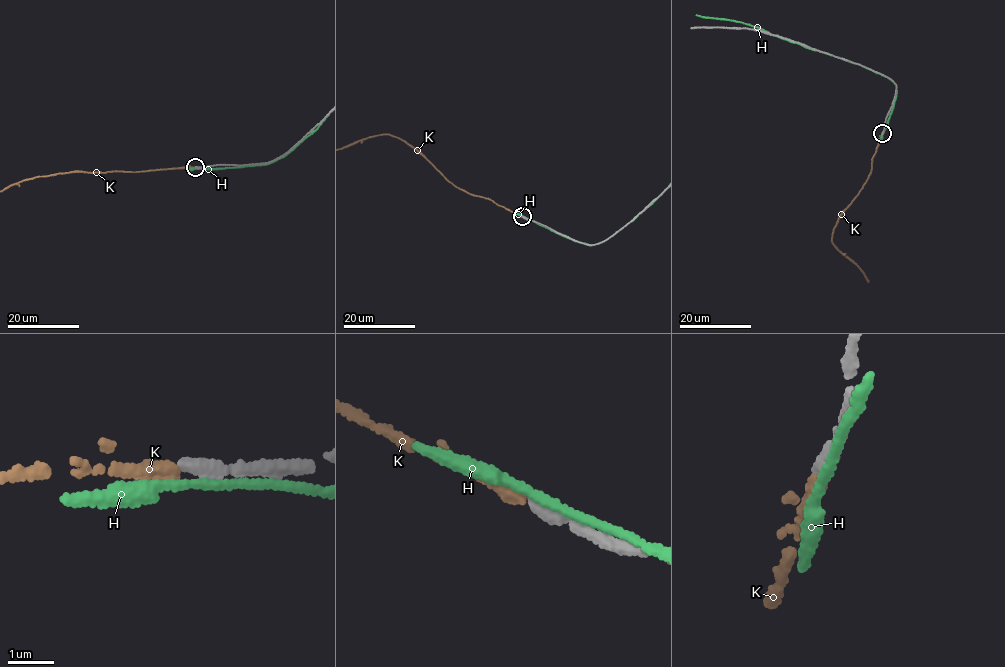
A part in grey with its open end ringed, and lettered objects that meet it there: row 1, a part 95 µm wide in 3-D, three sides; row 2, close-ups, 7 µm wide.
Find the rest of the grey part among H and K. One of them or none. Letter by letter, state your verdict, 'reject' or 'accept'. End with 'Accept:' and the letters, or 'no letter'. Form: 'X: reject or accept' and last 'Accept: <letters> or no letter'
H: reject
K: accept
Accept: K

